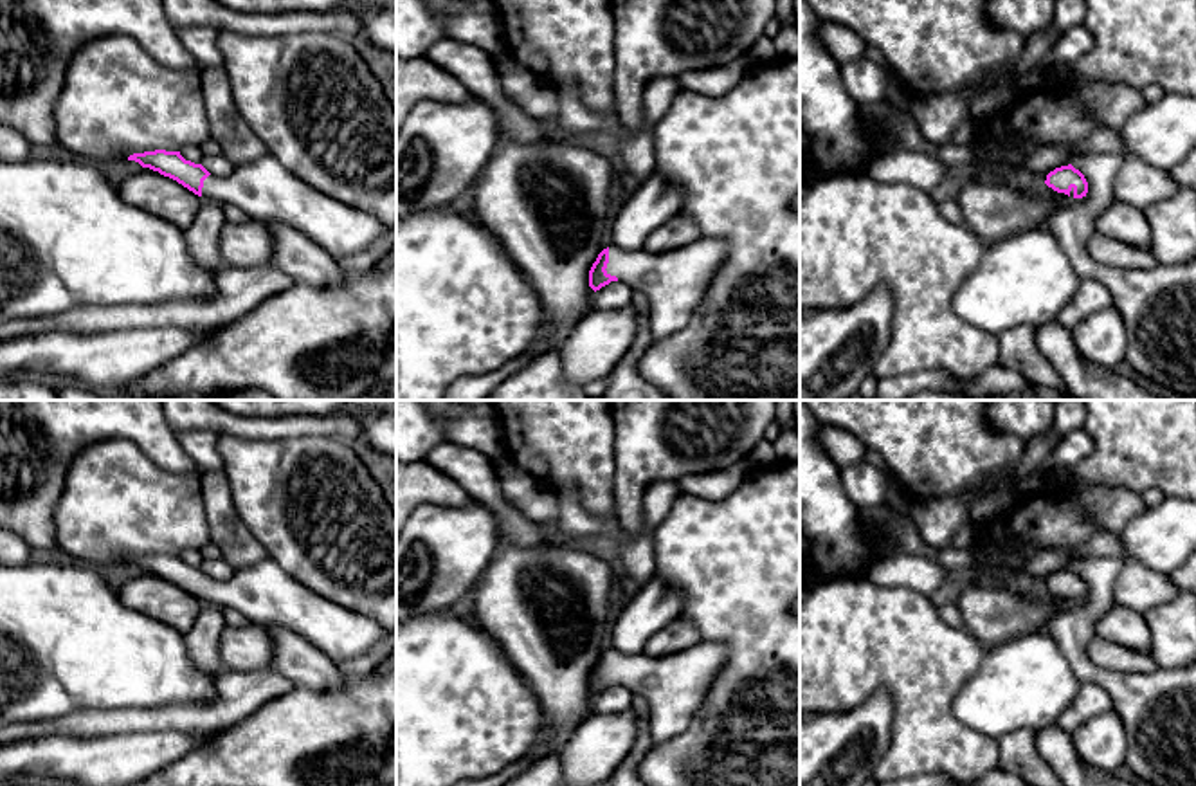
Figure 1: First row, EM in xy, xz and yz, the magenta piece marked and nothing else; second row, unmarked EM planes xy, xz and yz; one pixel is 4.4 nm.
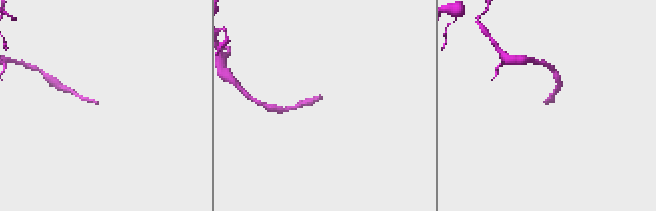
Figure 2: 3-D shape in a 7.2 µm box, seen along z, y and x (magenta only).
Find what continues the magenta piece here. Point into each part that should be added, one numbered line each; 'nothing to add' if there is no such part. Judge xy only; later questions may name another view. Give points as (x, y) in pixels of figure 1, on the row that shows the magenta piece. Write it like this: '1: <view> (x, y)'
1: xy (265, 190)

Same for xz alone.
1: xz (674, 283)

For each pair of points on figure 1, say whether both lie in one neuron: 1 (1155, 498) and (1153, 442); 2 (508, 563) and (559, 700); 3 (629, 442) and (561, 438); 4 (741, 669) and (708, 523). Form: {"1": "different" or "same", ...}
{"1": "different", "2": "same", "3": "different", "4": "same"}

